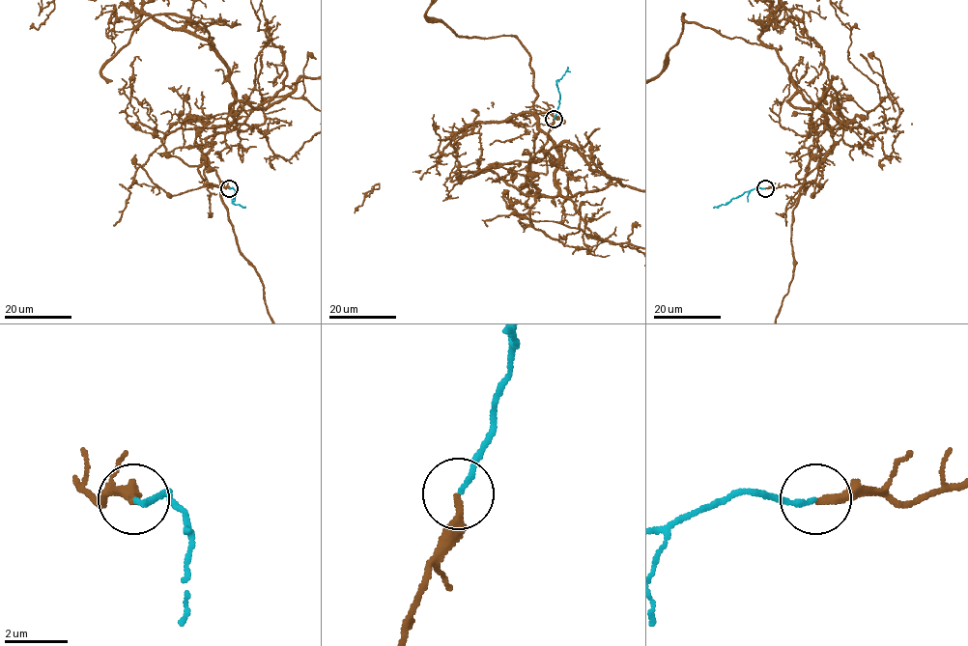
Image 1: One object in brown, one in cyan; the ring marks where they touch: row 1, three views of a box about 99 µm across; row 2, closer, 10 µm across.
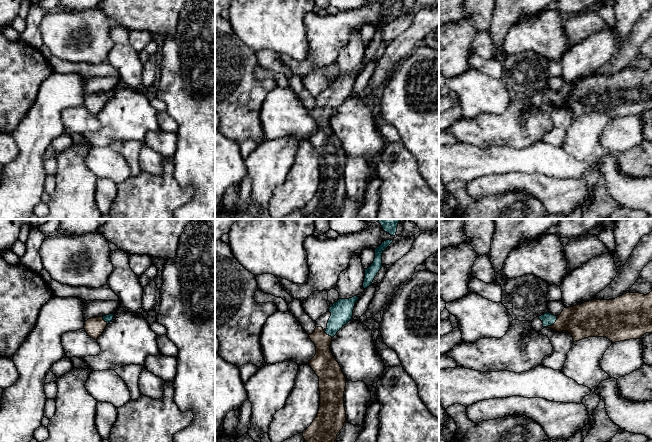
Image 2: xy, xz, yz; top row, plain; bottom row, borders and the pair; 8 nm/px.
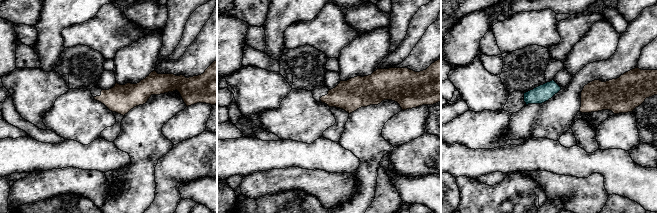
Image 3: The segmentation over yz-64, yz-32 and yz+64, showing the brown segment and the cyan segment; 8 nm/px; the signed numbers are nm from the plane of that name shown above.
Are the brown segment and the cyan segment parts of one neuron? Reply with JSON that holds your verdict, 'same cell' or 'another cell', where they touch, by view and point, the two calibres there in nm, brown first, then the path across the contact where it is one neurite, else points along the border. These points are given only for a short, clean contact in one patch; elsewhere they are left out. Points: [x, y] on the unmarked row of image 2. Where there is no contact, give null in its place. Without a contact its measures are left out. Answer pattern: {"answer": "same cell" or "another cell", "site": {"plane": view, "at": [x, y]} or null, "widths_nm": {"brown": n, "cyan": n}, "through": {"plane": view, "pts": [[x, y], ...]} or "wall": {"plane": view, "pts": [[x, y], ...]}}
{"answer": "same cell", "site": {"plane": "yz", "at": [553, 100]}, "widths_nm": {"brown": 280, "cyan": 100}, "through": {"plane": "yz", "pts": [[582, 97], [565, 97], [553, 100], [548, 95]]}}

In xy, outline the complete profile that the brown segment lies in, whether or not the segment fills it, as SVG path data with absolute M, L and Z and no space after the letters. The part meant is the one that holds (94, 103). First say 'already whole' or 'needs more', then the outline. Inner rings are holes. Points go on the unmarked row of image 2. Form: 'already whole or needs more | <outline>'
needs more | M109 90L103 93L88 95L85 98L84 105L91 114L97 116L106 104L107 100L113 96L113 93L114 90Z

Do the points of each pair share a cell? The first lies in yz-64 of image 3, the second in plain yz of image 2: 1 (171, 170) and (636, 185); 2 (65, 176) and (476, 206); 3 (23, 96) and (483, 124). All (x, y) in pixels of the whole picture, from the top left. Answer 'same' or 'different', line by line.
1: different
2: different
3: different

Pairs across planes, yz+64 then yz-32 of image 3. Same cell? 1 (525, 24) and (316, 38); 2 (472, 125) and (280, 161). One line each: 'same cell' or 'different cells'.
1: same cell
2: different cells

